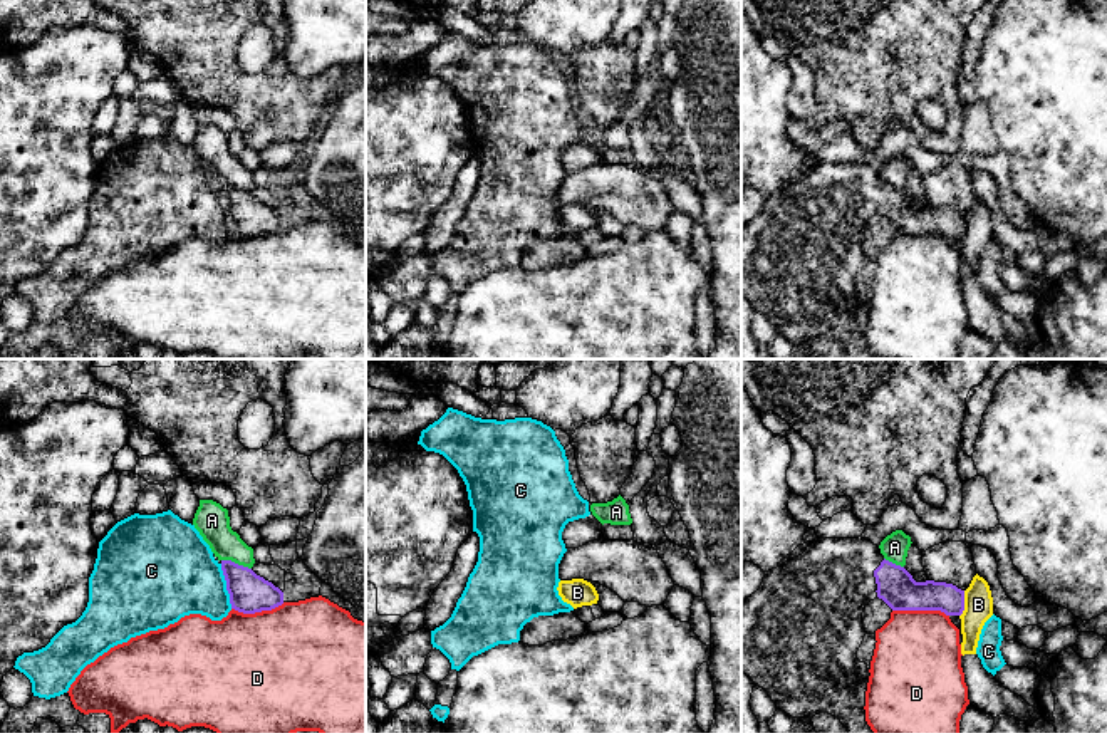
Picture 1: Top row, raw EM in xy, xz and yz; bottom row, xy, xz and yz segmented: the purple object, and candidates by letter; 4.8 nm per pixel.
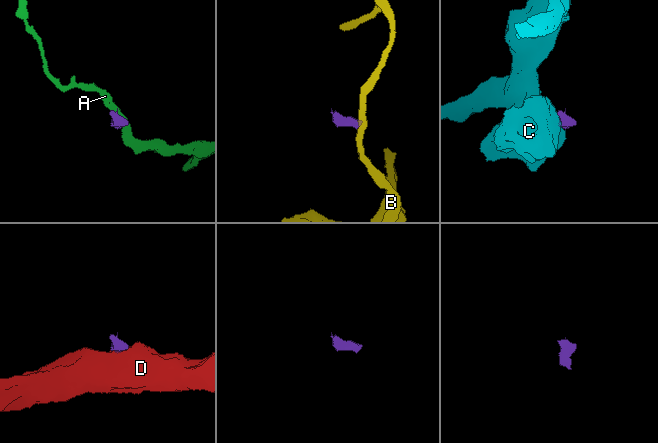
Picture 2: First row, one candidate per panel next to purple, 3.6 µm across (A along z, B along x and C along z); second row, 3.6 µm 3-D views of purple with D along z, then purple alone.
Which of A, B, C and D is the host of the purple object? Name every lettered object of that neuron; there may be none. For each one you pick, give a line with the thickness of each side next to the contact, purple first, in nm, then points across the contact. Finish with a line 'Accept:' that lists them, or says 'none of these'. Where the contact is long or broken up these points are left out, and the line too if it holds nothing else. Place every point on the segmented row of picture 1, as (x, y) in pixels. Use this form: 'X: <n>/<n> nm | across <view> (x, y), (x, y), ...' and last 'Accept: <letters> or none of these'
Accept: none of these

